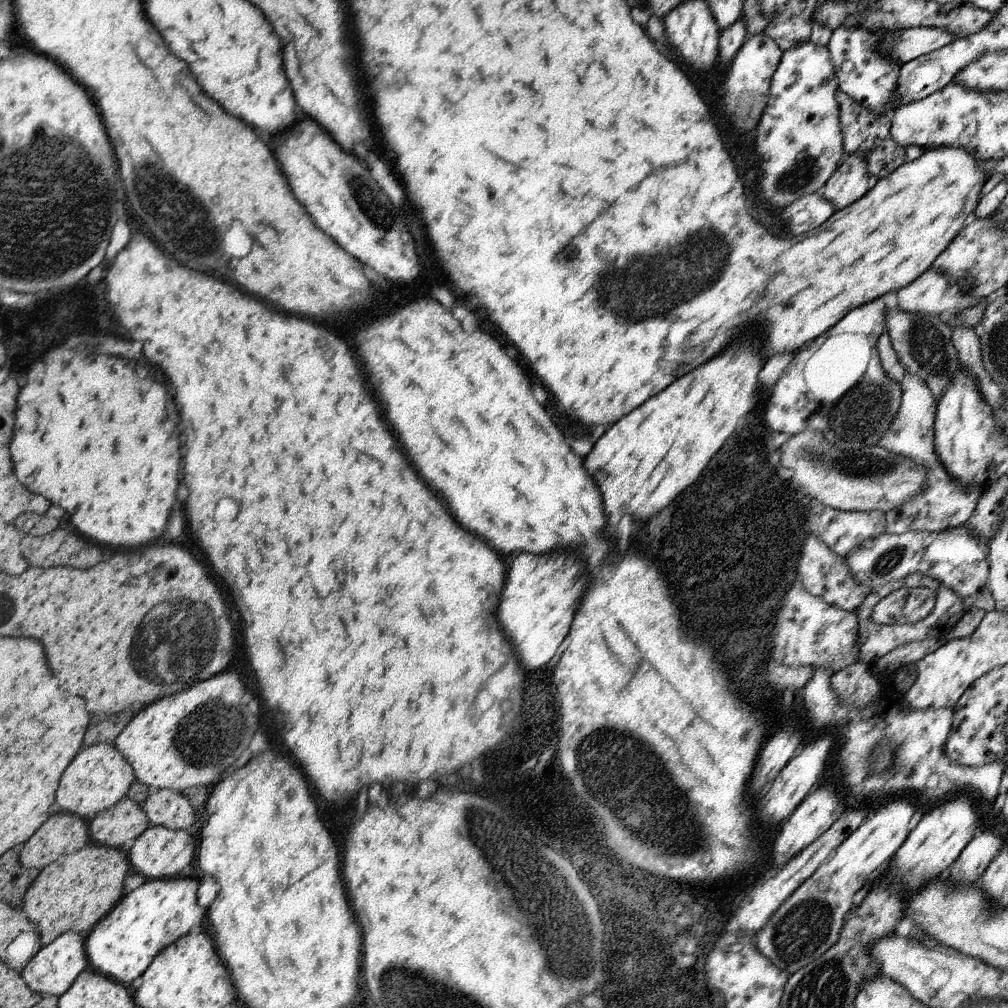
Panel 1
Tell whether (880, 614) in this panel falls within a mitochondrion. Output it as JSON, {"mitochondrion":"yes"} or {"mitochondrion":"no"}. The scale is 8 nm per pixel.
{"mitochondrion":"yes"}

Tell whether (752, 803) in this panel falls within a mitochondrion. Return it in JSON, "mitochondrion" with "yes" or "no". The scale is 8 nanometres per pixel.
{"mitochondrion":"no"}

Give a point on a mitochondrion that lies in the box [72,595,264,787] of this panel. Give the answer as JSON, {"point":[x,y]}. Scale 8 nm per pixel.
{"point":[172,649]}

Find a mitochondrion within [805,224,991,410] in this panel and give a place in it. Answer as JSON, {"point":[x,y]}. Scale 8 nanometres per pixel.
{"point":[926,345]}

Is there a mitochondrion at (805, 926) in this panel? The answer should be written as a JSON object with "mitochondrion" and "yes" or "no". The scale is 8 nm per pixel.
{"mitochondrion":"yes"}

